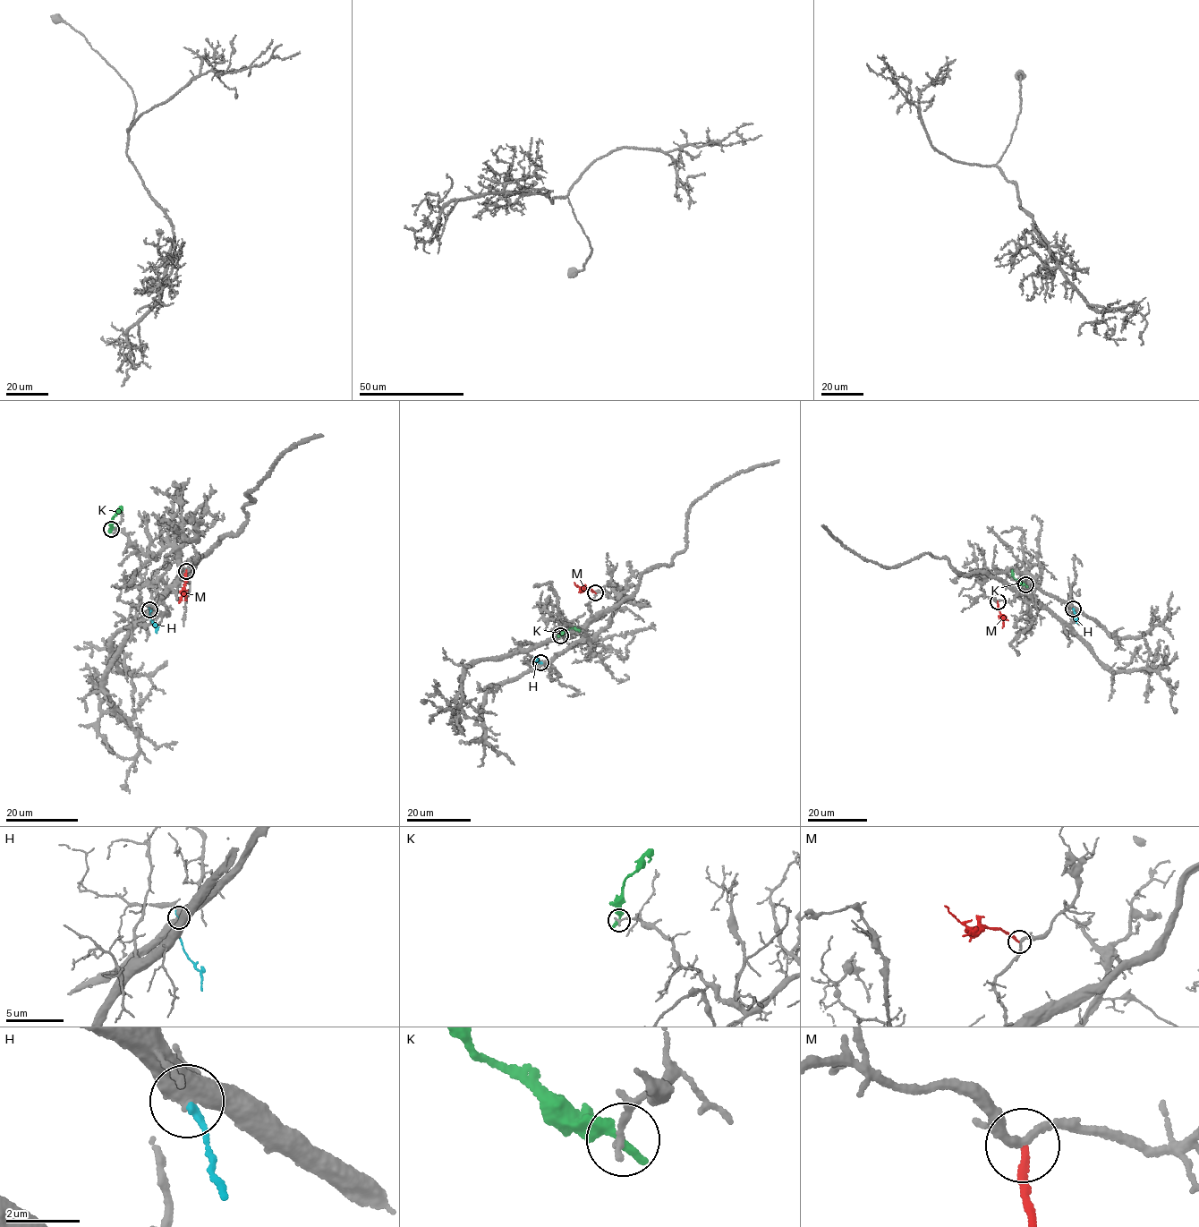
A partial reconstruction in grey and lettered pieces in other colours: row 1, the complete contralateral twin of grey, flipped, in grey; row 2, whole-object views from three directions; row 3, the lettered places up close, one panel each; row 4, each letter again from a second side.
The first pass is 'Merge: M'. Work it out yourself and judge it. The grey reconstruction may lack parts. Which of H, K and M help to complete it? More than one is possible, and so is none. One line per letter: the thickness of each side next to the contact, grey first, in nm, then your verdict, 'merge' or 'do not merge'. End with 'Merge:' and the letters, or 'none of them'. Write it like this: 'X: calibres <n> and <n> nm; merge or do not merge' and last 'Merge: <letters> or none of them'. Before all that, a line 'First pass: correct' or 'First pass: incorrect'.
First pass: incorrect
H: calibres 440 and 200 nm; do not merge
K: calibres 200 and 400 nm; do not merge
M: calibres 180 and 190 nm; do not merge
Merge: none of them

